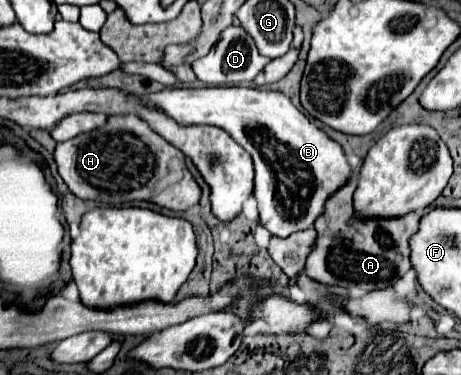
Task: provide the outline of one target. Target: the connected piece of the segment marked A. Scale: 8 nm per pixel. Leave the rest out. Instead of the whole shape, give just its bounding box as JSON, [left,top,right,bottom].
[304,180,420,288]

